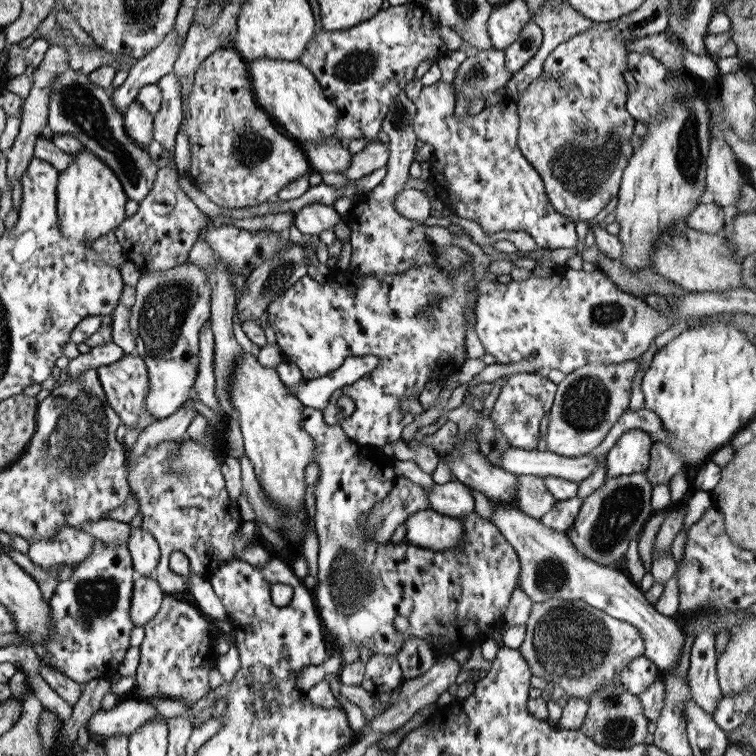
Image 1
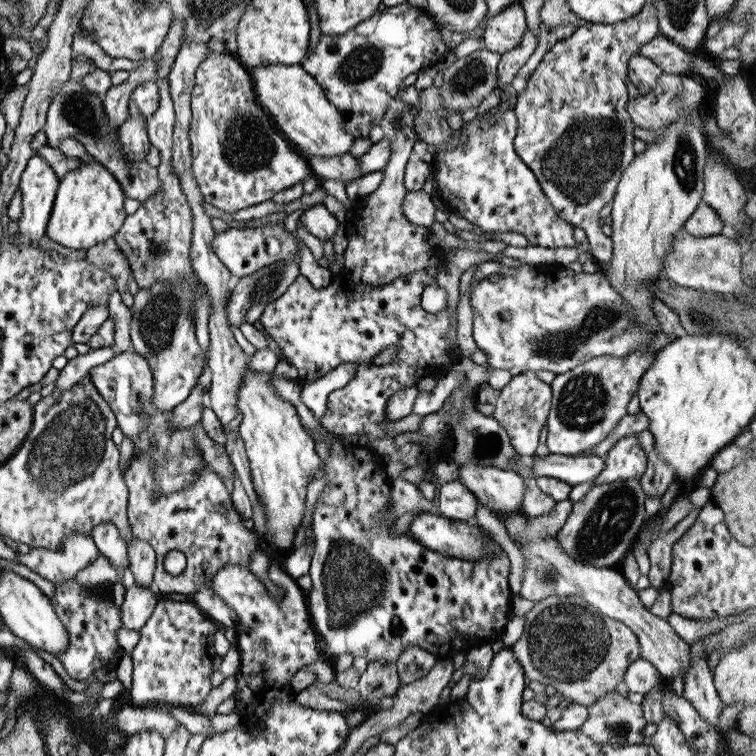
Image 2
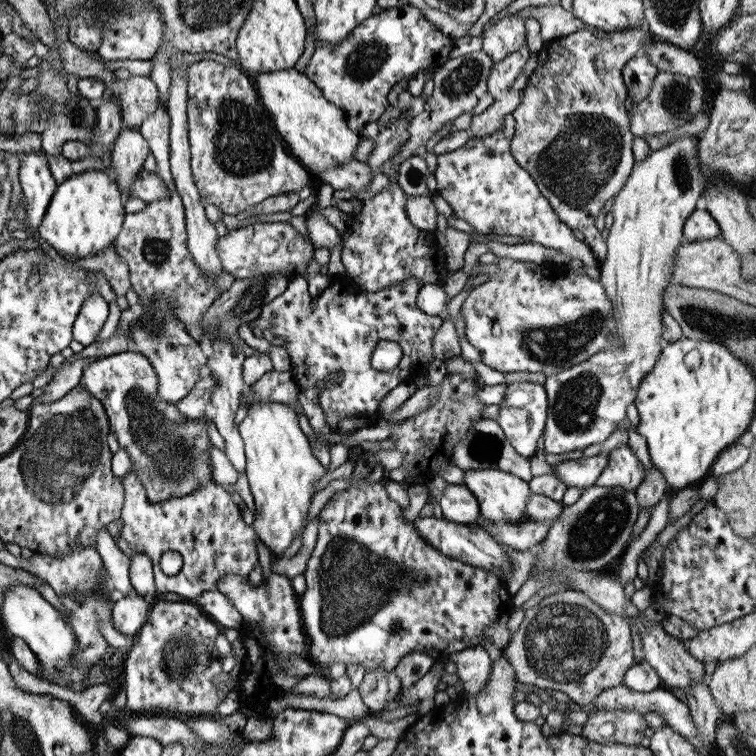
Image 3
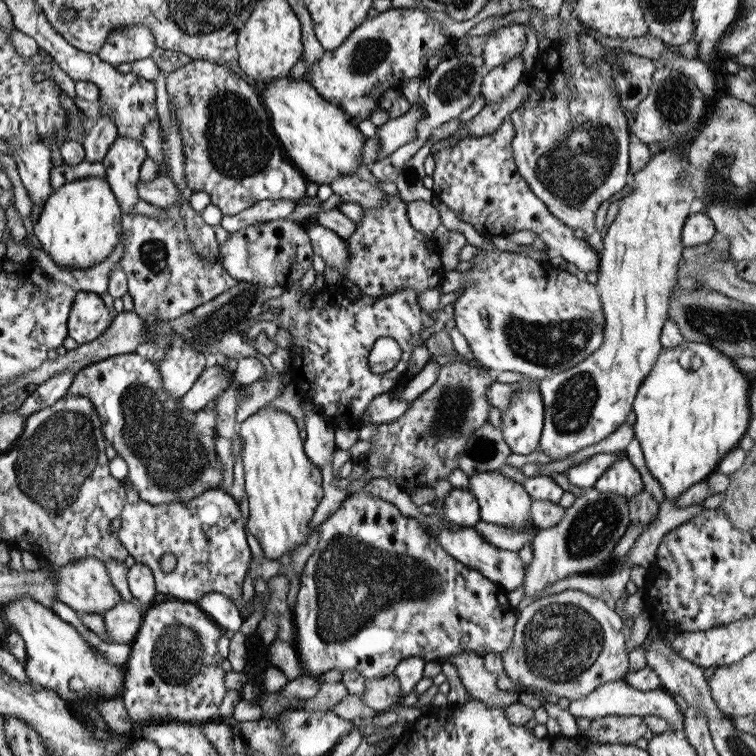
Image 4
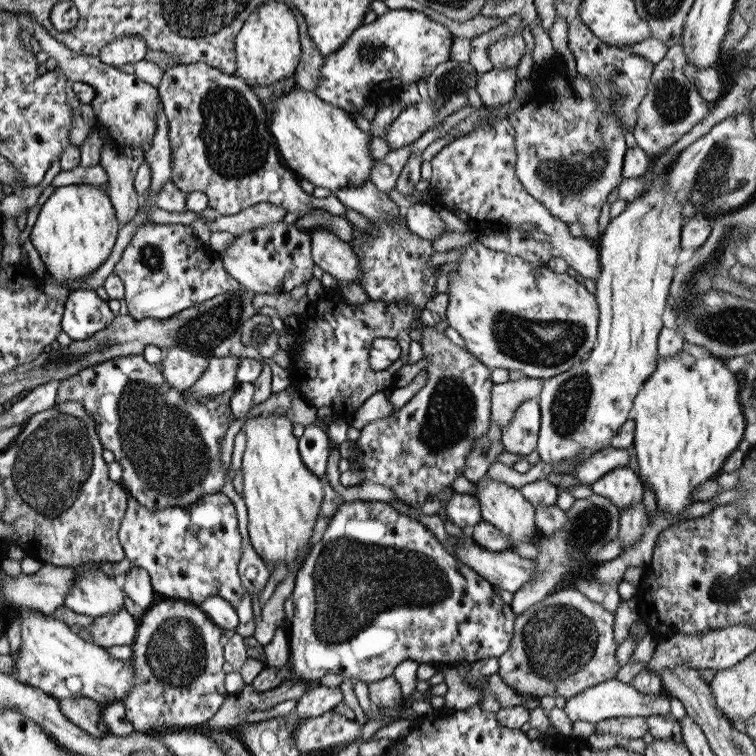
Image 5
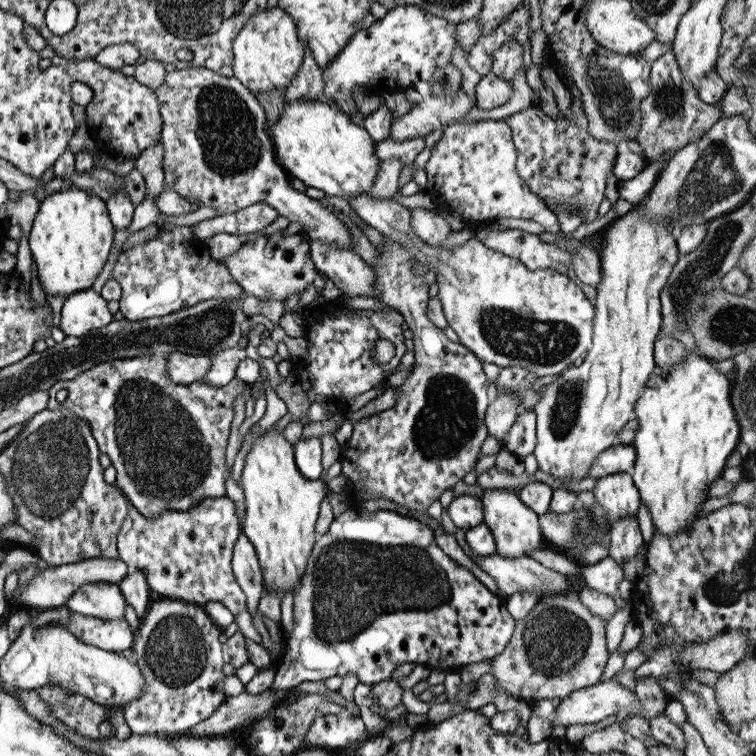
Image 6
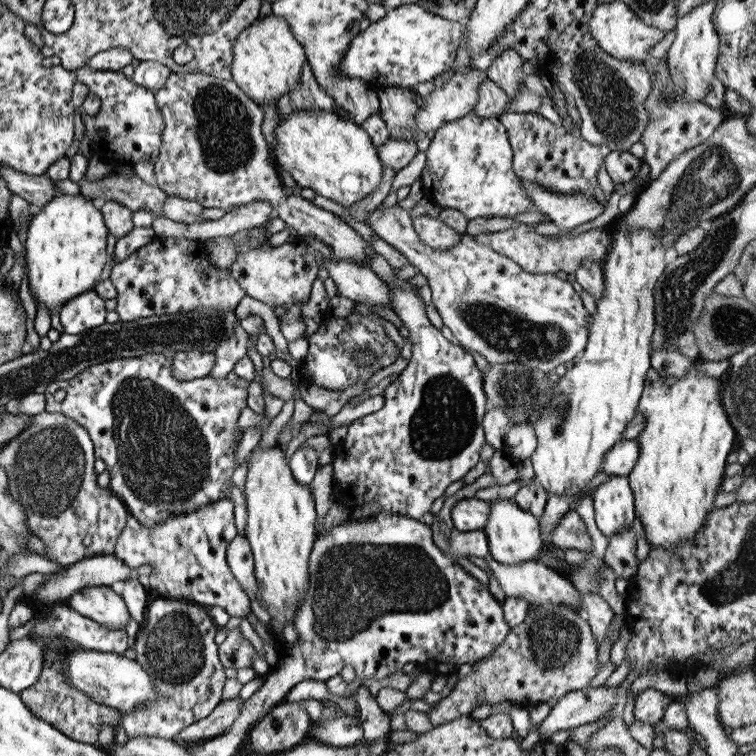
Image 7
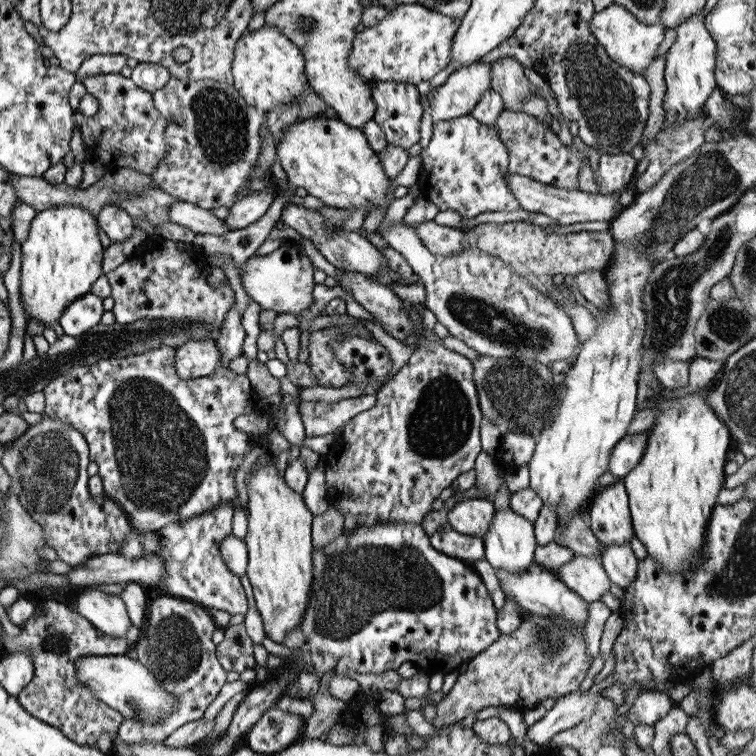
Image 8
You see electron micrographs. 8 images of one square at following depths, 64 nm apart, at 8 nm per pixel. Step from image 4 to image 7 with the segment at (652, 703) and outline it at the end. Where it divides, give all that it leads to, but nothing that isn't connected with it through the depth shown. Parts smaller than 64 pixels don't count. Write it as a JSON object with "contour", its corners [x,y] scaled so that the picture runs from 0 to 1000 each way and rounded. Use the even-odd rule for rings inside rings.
{"contour":[[[792,906],[788,910],[771,909],[747,917],[737,926],[725,946],[709,959],[714,981],[728,979],[734,967],[749,967],[776,955],[787,955],[813,931],[813,909]]]}

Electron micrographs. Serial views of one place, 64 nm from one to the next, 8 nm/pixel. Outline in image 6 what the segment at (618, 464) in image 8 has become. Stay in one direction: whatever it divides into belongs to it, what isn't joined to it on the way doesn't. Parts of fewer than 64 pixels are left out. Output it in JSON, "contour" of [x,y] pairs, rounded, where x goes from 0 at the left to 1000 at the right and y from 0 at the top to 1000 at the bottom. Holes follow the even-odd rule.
{"contour":[[[813,587],[786,604],[775,632],[795,634],[815,624],[833,624],[839,610],[840,598],[835,589]]]}

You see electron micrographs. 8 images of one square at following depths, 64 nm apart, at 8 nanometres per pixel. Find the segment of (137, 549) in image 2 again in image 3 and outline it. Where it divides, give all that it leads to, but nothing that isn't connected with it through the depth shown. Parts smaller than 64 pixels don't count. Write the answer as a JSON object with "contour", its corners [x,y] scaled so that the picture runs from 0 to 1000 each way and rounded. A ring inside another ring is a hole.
{"contour":[[[176,730],[169,750],[171,770],[179,784],[189,788],[192,796],[202,799],[208,794],[201,759],[201,742],[187,730]]]}

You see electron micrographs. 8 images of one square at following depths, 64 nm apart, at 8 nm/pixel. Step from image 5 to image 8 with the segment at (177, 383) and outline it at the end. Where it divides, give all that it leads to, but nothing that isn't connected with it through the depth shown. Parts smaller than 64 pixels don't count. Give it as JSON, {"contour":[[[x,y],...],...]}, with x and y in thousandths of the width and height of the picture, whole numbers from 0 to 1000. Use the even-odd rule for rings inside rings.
{"contour":[[[247,450],[230,462],[230,481],[239,503],[279,495],[290,480],[286,450]]]}

